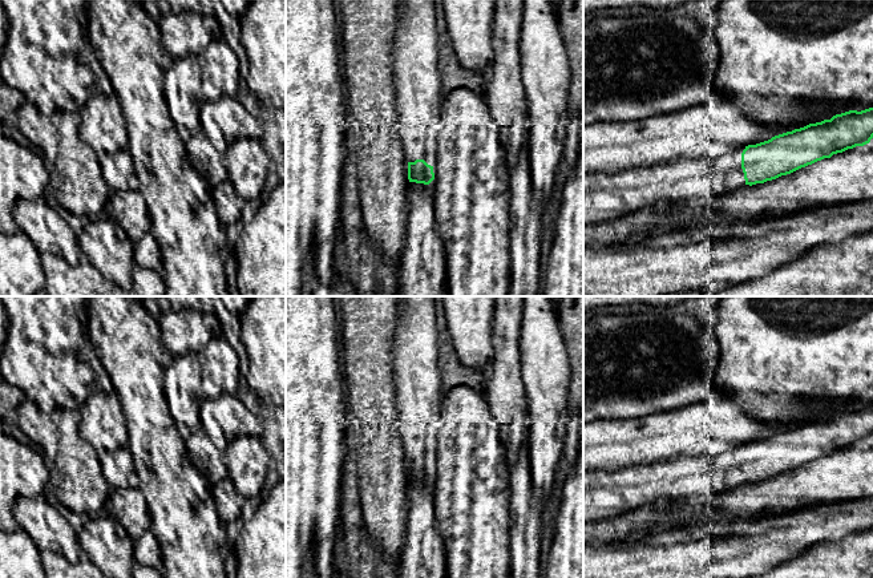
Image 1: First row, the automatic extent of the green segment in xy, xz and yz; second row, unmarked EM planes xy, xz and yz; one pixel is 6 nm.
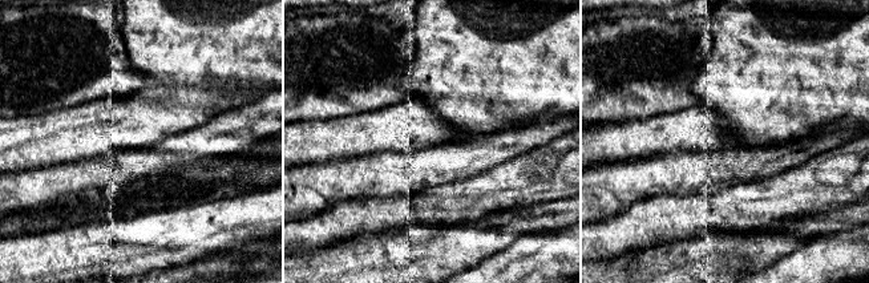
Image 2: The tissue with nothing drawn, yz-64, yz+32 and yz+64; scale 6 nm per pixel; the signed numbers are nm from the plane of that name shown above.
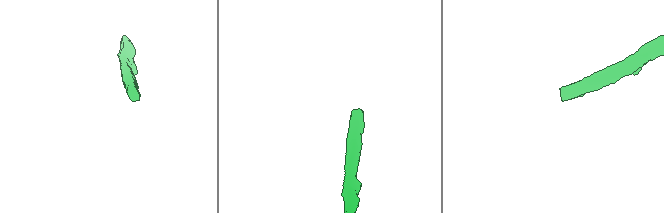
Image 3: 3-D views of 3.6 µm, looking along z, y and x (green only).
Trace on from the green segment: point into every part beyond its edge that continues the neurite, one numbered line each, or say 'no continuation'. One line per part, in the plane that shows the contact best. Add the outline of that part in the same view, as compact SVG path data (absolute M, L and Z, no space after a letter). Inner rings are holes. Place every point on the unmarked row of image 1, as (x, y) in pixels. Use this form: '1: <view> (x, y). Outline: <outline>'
1: xz (419, 396). Outline: M399 296L392 352L399 433L404 442L405 456L408 460L424 457L428 462L435 464L437 424L444 393L438 368L438 331L433 296Z

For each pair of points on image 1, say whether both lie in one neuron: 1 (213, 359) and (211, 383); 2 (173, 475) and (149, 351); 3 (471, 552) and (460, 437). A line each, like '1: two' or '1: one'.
1: one
2: one
3: one

